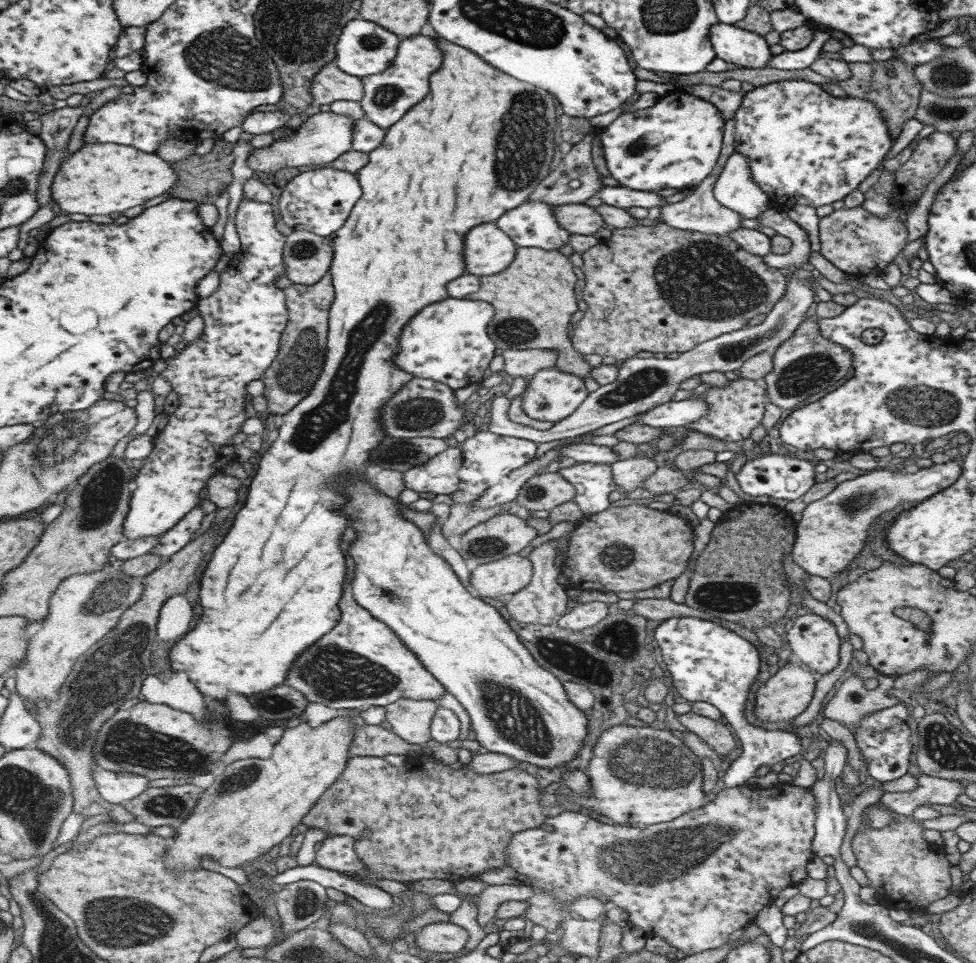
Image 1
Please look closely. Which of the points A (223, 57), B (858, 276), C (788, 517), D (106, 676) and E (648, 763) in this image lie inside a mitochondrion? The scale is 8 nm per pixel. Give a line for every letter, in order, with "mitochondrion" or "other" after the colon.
A: mitochondrion
B: other
C: other
D: mitochondrion
E: mitochondrion

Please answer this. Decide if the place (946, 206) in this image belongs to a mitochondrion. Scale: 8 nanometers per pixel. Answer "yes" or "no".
no

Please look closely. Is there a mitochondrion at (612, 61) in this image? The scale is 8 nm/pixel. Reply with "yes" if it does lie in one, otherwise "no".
no

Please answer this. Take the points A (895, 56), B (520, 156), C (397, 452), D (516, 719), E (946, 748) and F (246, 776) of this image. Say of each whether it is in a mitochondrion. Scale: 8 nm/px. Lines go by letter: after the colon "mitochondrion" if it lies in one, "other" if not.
A: other
B: mitochondrion
C: mitochondrion
D: mitochondrion
E: mitochondrion
F: mitochondrion

